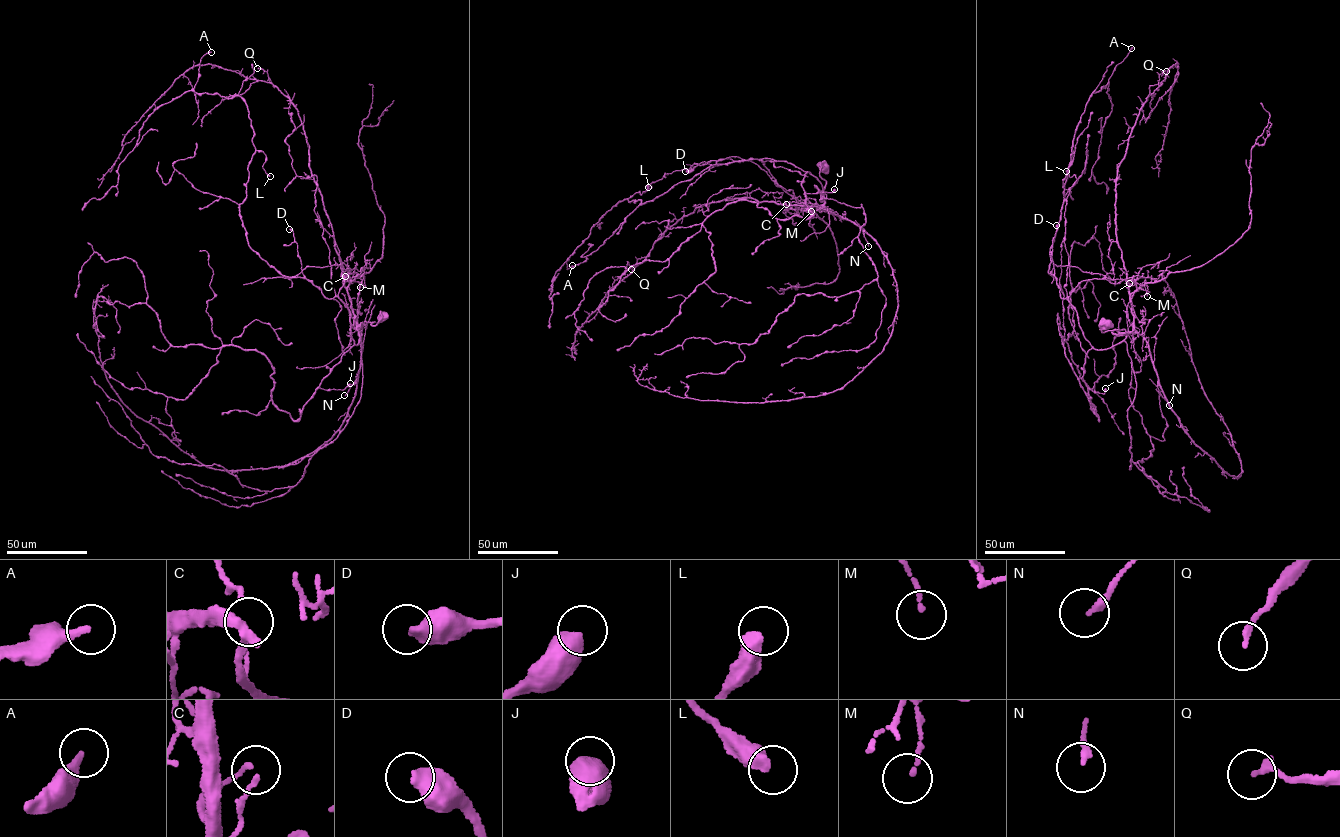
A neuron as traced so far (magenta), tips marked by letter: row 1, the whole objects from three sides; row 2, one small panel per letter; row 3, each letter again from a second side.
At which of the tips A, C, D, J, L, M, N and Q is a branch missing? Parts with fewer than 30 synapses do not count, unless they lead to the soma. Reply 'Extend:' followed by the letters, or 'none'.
Extend: none

